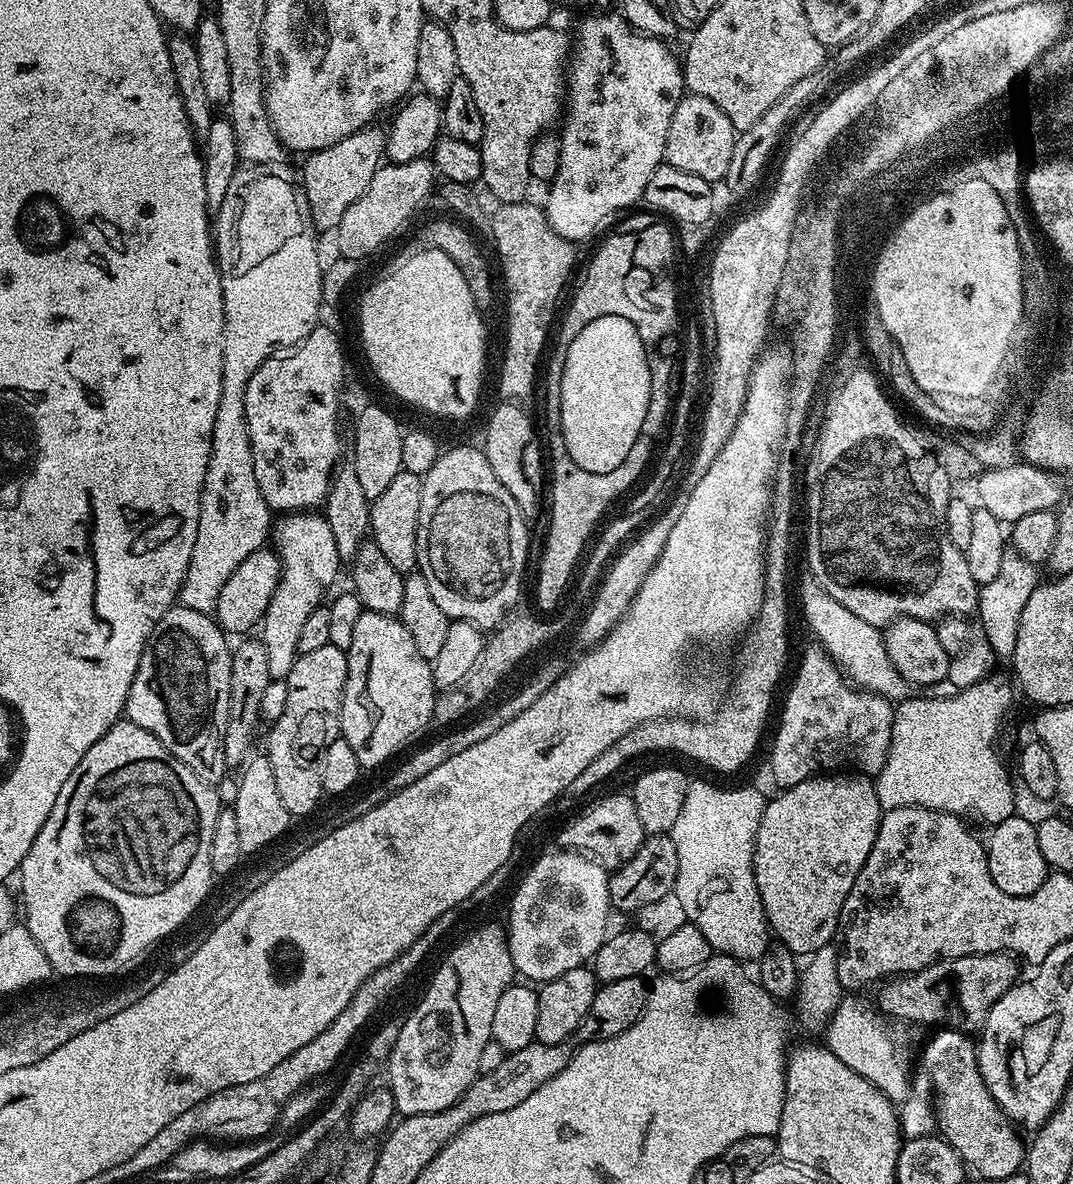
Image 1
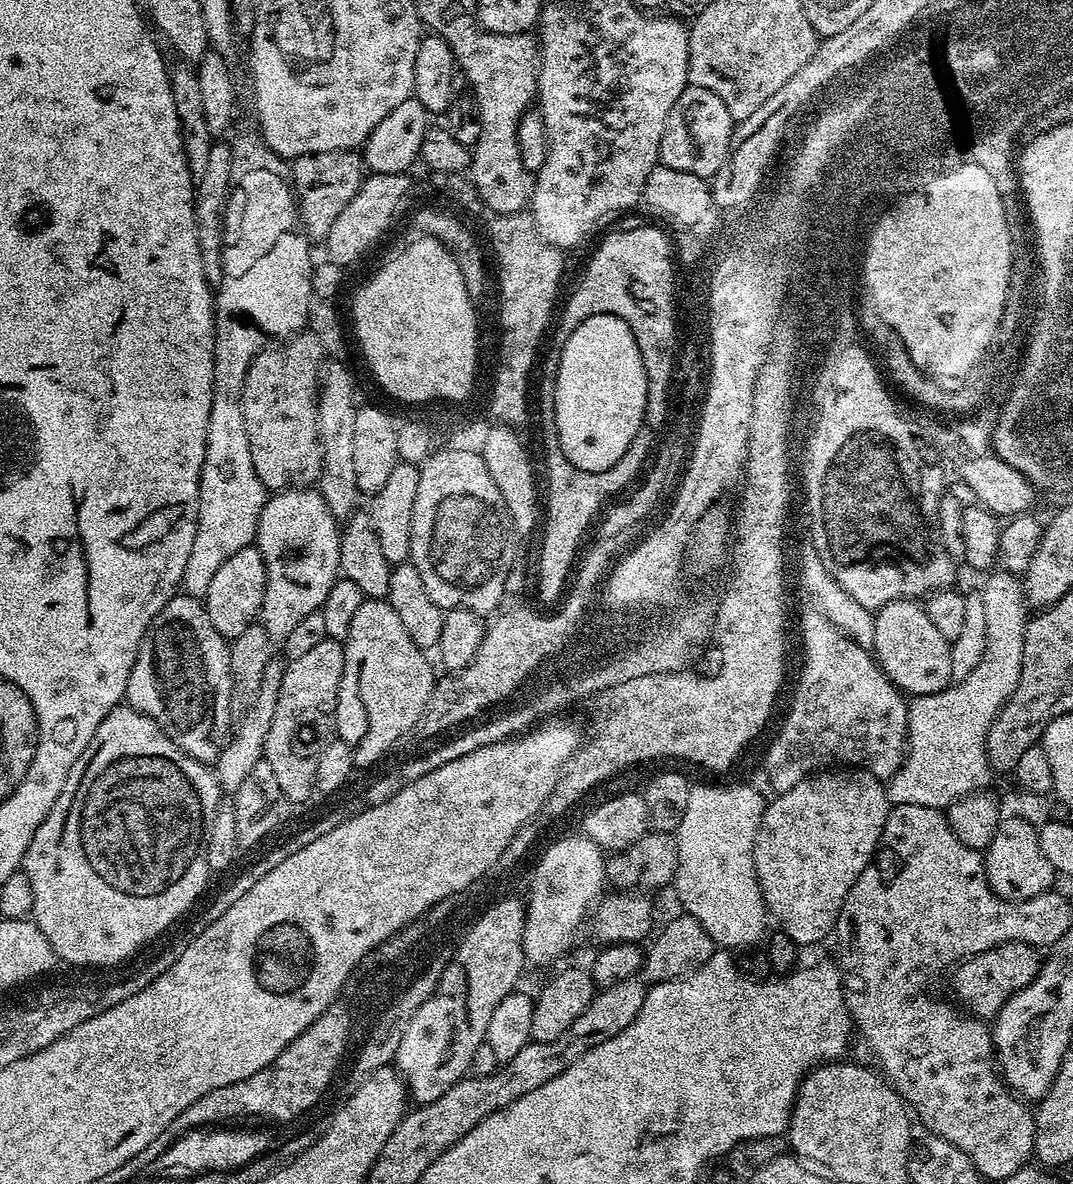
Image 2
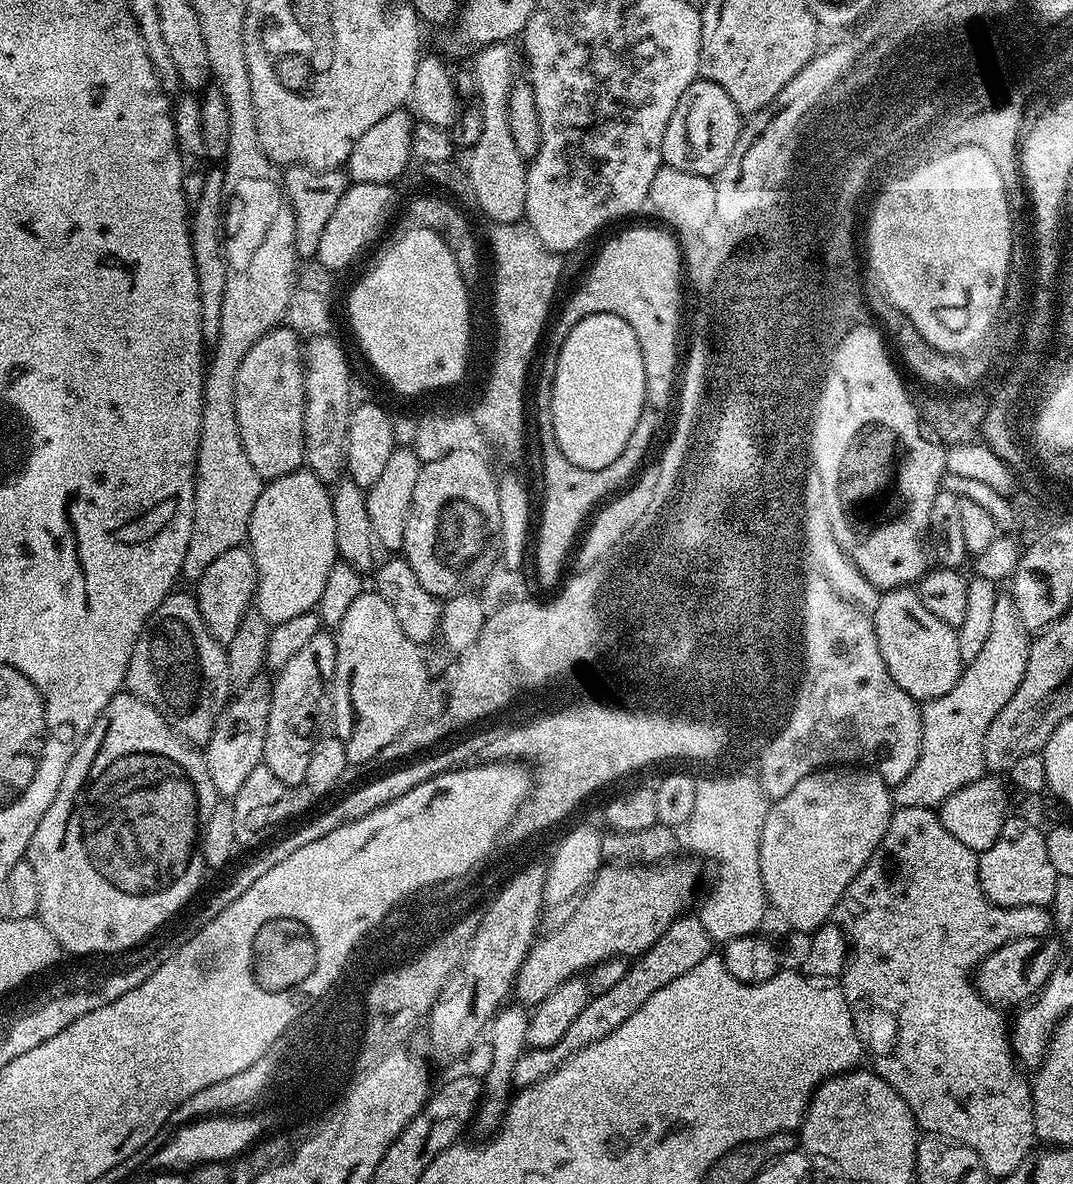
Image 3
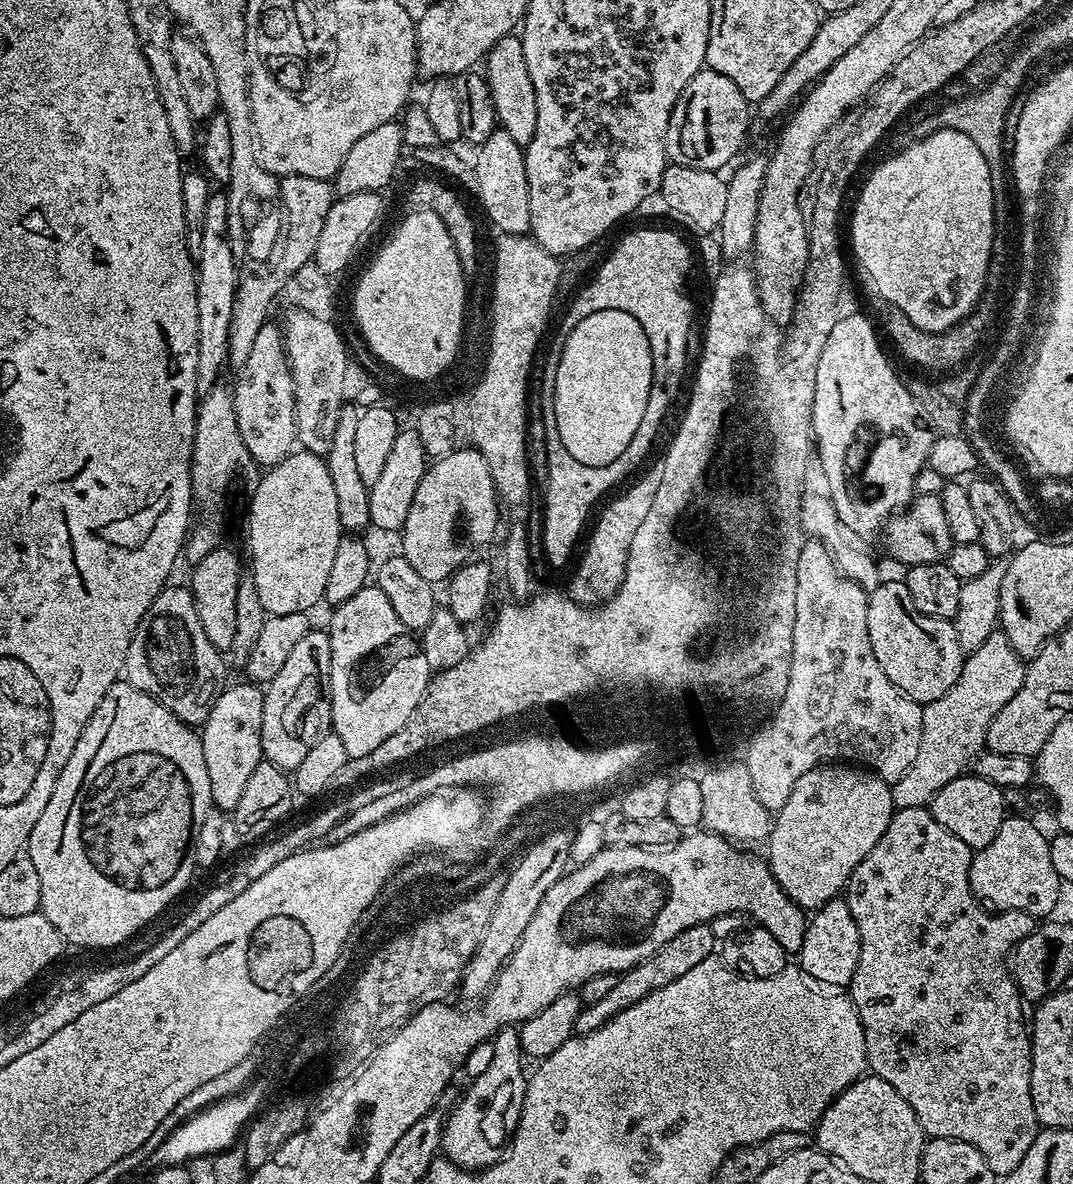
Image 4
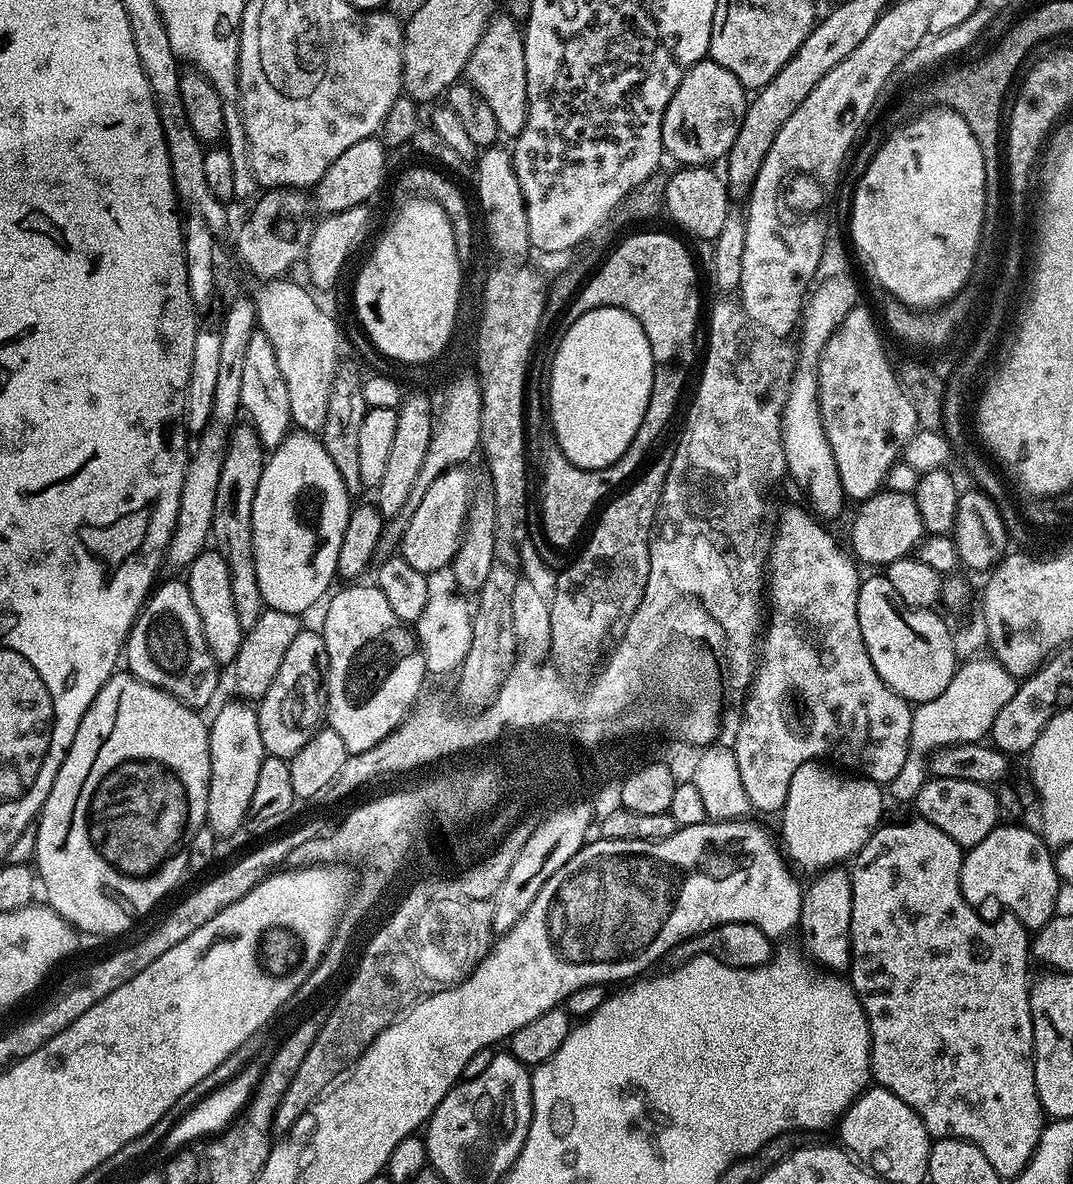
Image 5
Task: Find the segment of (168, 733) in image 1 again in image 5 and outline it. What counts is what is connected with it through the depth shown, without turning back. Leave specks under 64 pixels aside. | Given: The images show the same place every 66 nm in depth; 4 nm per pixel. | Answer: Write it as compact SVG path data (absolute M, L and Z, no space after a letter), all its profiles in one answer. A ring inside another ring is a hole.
M183 579L157 583L144 601L128 636L126 668L142 682L166 690L187 708L204 710L215 698L221 669L214 654L210 654L210 646L206 646L202 618L198 618L198 609Z

